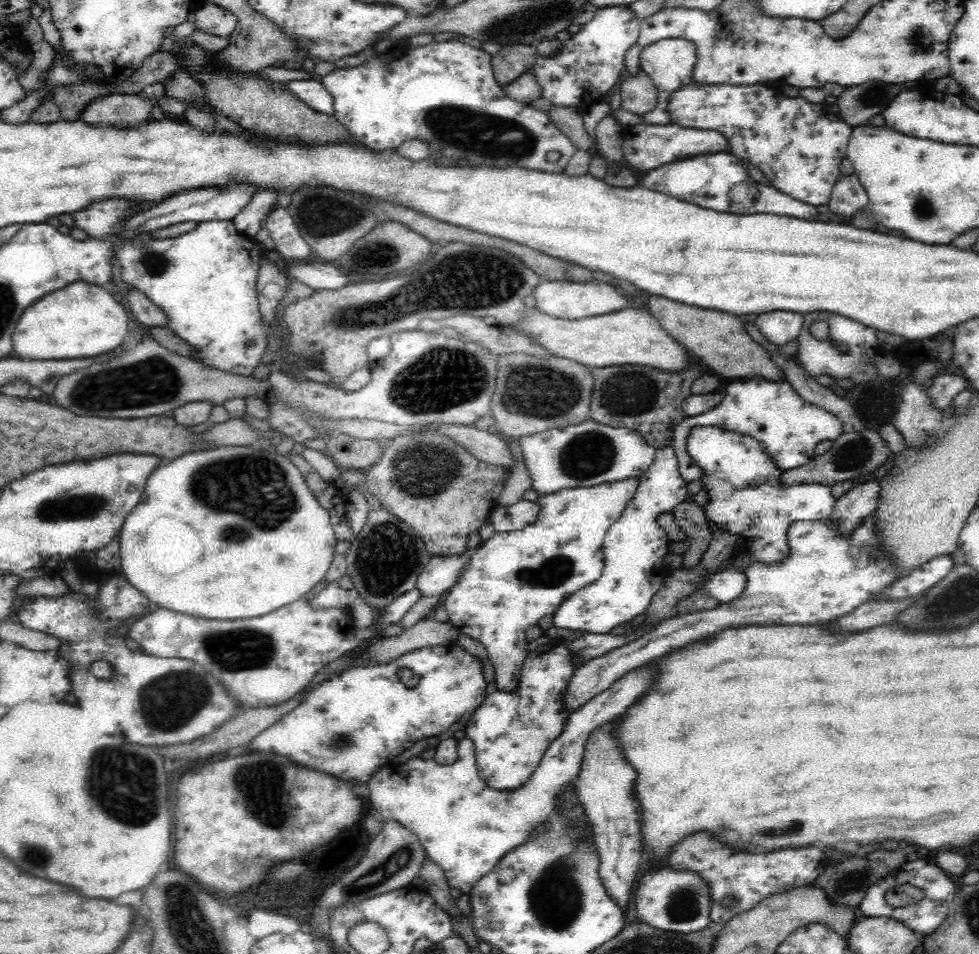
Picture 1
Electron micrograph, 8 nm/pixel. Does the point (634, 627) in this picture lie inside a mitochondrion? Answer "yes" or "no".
no

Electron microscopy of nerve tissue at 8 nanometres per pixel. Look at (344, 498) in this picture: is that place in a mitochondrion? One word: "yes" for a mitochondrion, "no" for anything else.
no

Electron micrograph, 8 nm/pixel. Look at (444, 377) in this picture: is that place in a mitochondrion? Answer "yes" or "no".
yes

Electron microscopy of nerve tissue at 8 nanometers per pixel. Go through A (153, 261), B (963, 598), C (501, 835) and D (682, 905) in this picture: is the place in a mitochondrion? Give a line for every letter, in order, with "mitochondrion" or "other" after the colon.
A: mitochondrion
B: mitochondrion
C: other
D: mitochondrion

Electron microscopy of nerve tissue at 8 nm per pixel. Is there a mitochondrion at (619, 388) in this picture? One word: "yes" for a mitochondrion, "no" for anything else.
yes

